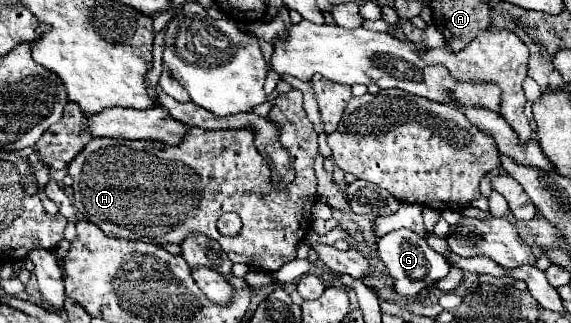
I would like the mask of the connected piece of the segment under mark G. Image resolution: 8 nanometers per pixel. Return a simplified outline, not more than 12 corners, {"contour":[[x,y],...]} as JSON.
{"contour":[[412,230],[380,238],[394,292],[418,296],[450,270]]}

